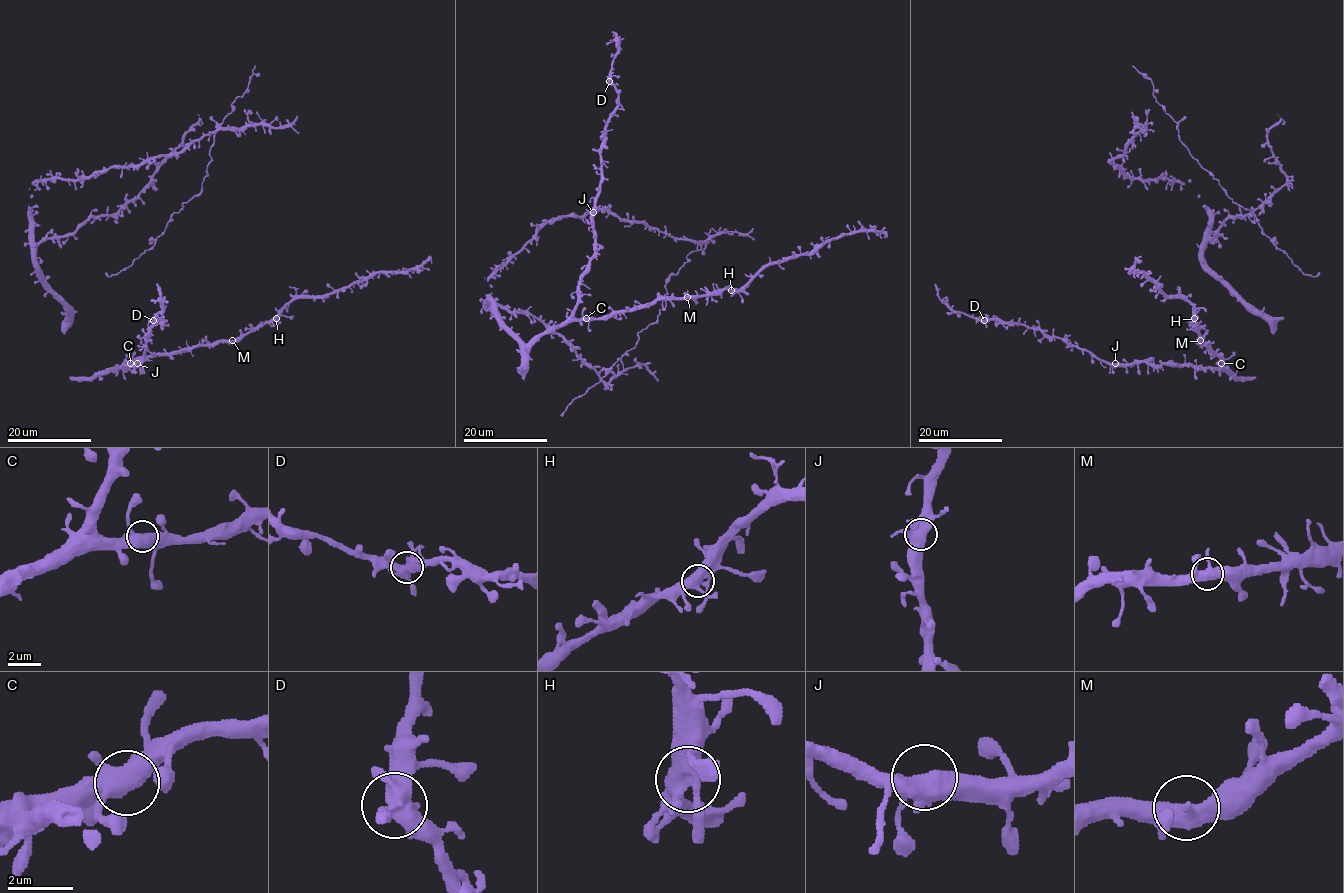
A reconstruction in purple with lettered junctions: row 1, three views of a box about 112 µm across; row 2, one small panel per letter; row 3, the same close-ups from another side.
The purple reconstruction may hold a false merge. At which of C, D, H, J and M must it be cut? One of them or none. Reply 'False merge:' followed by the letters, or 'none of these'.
False merge: none of these

